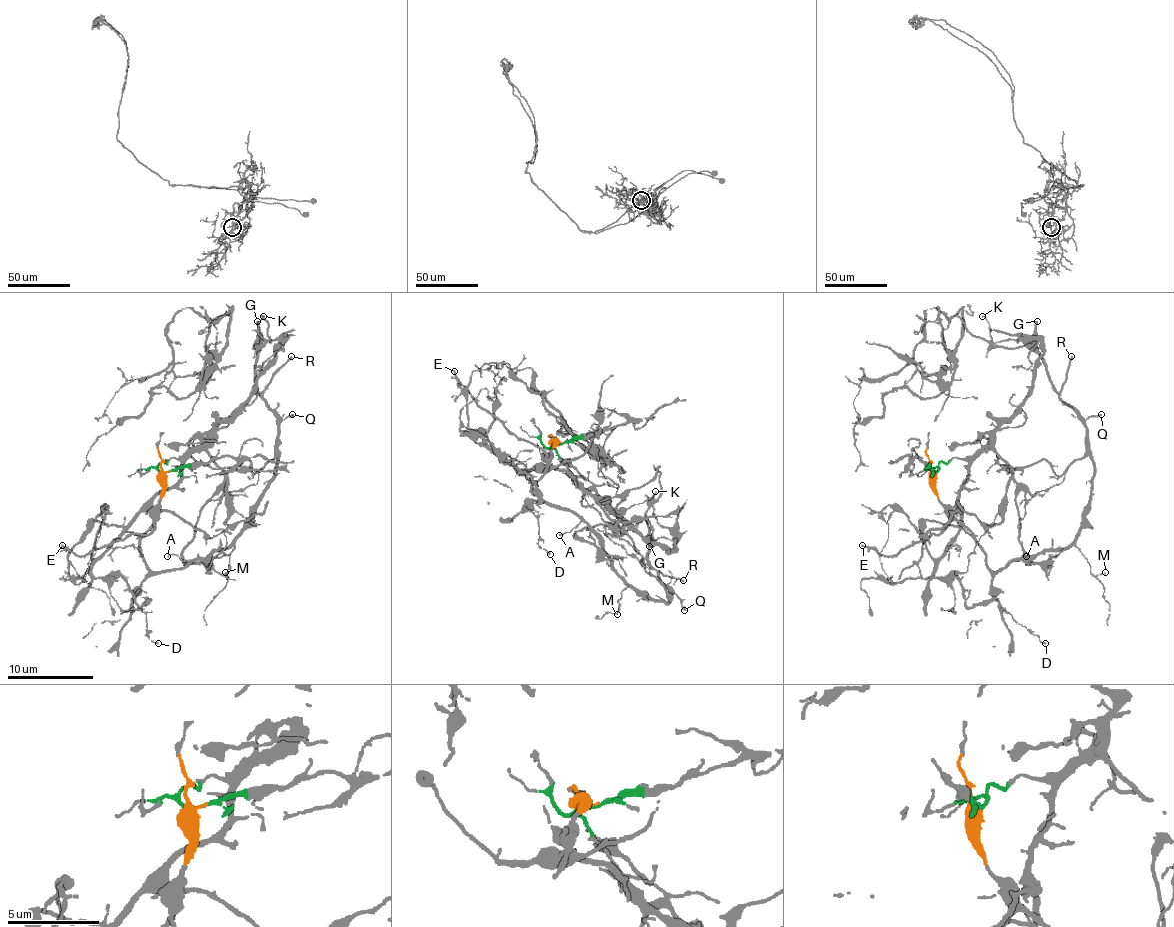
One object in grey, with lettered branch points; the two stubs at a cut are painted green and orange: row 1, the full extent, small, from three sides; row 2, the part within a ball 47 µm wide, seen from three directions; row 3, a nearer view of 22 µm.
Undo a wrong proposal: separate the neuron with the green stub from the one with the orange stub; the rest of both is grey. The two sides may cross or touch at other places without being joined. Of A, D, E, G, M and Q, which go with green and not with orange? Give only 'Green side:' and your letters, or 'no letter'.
Green side: no letter

